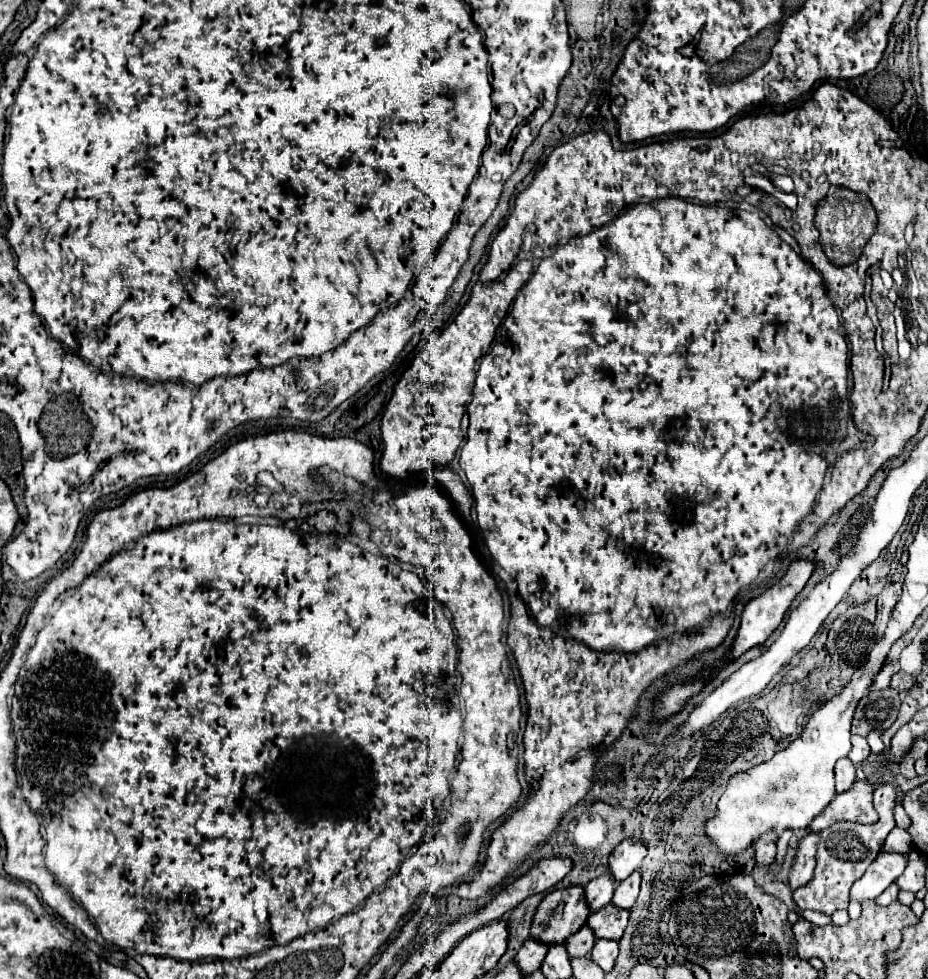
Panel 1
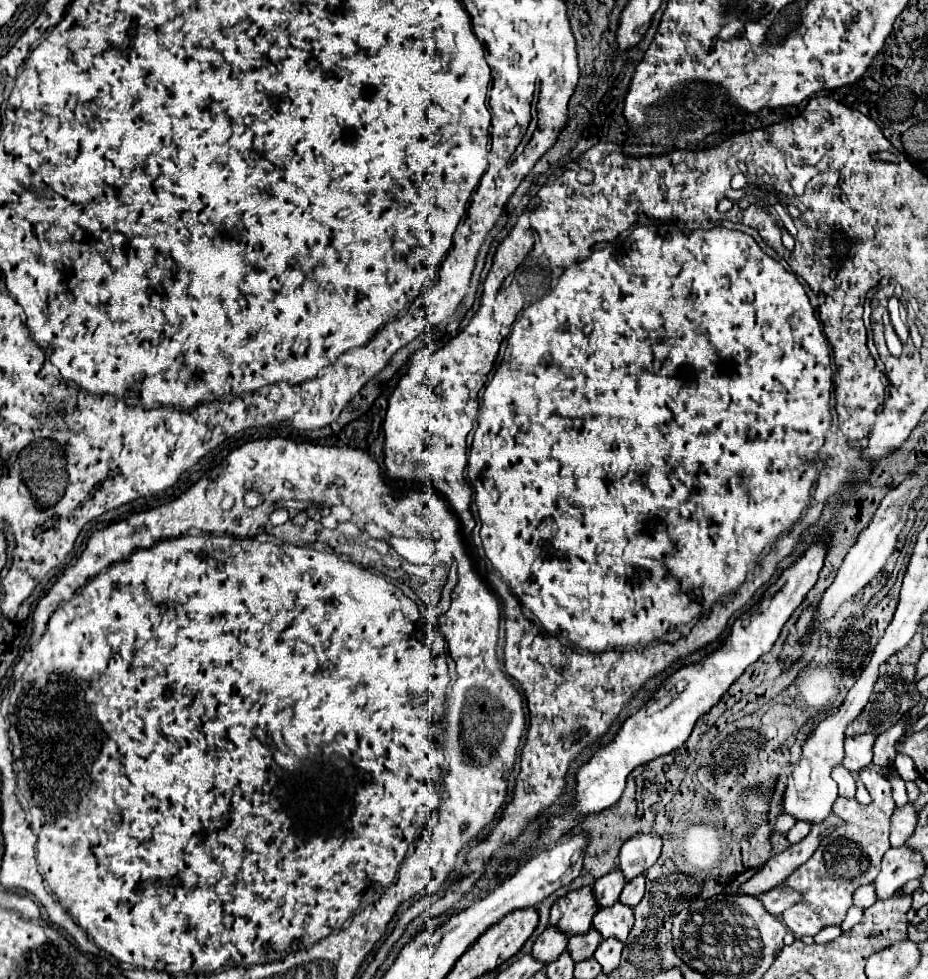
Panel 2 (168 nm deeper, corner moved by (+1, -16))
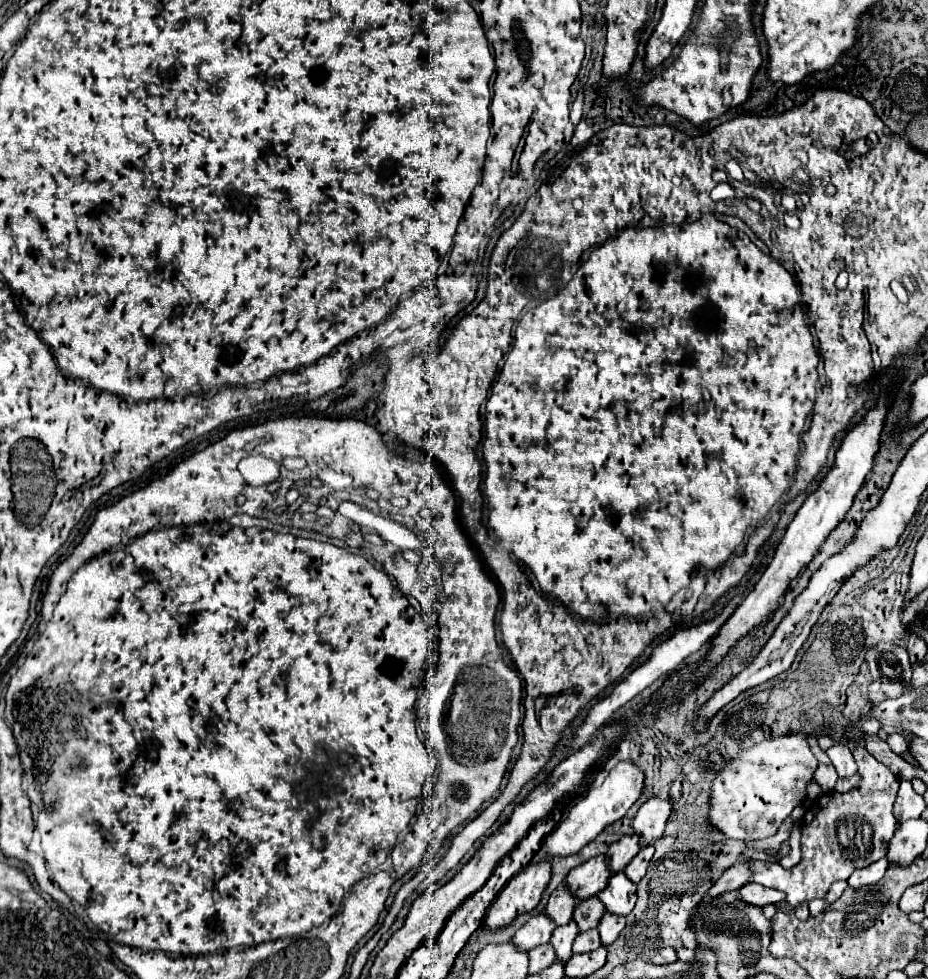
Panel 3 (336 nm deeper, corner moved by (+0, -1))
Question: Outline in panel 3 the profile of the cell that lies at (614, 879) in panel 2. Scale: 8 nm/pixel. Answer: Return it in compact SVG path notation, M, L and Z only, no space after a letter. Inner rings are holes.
M638 833L632 835L624 835L620 837L614 845L610 845L606 857L608 857L608 865L612 869L612 873L616 871L624 871L624 867L628 865L630 859L634 859L634 855L642 849L640 841L638 841Z

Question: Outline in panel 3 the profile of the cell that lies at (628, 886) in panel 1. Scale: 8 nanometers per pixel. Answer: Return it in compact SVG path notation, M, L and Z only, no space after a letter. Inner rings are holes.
M646 845L646 847L642 847L642 851L640 851L640 853L626 865L626 869L624 869L626 877L628 877L630 881L638 883L638 881L644 877L644 873L646 873L646 865L648 865L648 861L652 859L652 855L654 855L654 845Z

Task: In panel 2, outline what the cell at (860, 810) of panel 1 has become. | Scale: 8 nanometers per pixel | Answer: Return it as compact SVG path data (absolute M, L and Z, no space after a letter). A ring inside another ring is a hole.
M831 814L823 824L811 826L811 832L801 842L797 842L797 844L789 846L785 852L769 858L767 864L763 866L763 870L759 870L745 884L739 884L739 892L749 894L749 896L759 896L763 892L769 892L775 886L781 886L805 860L809 860L809 856L813 856L815 848L821 842L821 836L825 832L829 832L831 828L837 828L837 824L841 824L841 820L837 820Z

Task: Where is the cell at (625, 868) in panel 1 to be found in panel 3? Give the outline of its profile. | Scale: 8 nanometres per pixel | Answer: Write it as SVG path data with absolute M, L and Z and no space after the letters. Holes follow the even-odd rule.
M650 797L634 819L634 831L642 837L642 845L648 845L662 837L666 821L672 811L672 799Z

